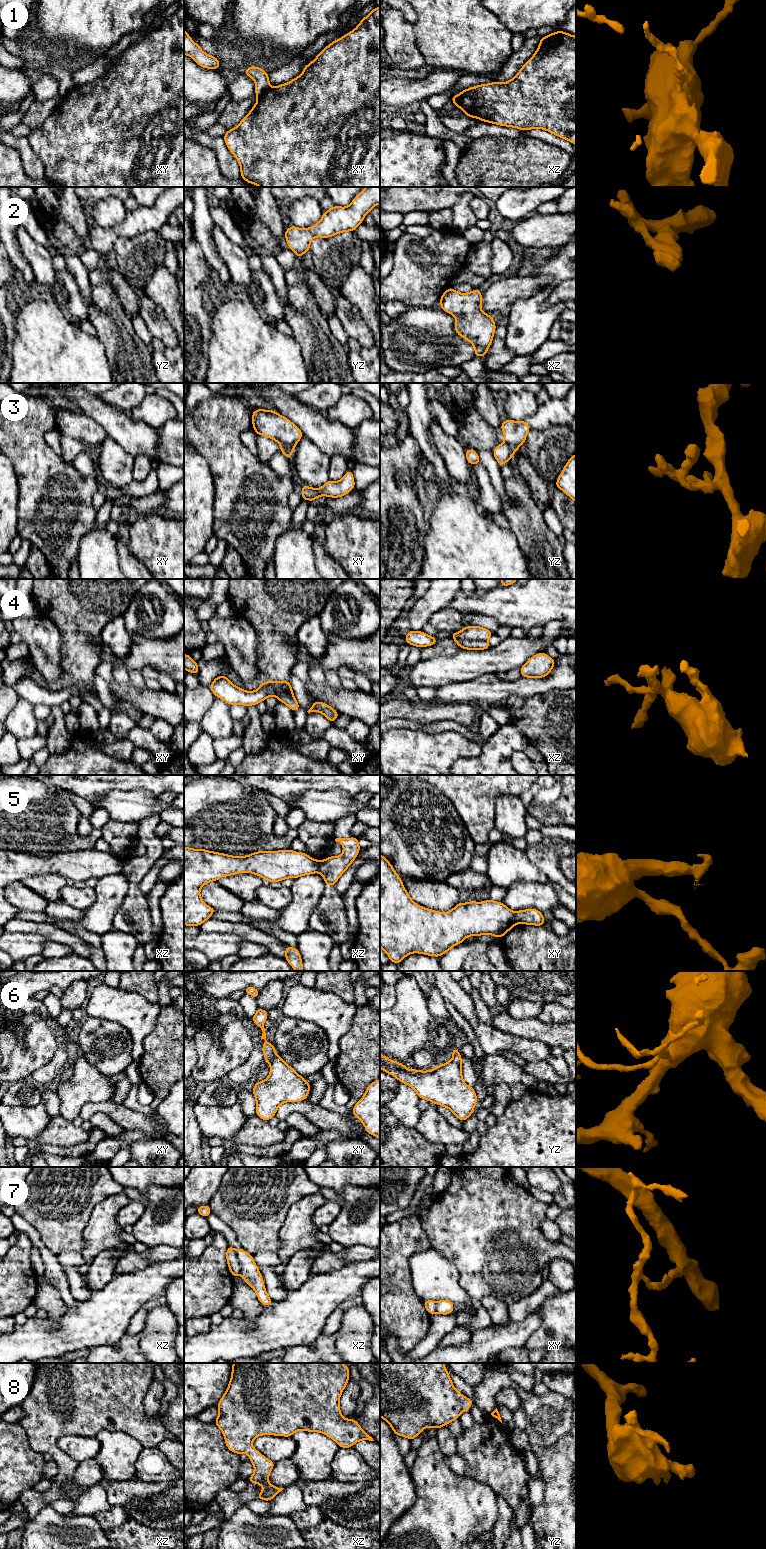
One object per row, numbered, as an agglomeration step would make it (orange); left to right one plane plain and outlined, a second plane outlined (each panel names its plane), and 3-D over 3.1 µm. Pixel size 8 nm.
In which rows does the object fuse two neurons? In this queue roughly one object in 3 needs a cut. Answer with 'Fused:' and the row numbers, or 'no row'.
Fused: 1, 3, 4, 5, 7

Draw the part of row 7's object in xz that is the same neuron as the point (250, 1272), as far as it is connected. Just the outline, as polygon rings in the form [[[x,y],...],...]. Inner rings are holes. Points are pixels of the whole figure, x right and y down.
[[[239,1250],[238,1260],[241,1268],[240,1275],[255,1290],[259,1302],[263,1306],[271,1305],[273,1300],[267,1294],[263,1277],[259,1271],[259,1267],[254,1262],[253,1255],[245,1250]]]

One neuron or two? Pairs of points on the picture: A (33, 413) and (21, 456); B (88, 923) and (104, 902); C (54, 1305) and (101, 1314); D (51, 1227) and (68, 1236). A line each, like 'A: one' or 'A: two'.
A: one
B: one
C: two
D: one

